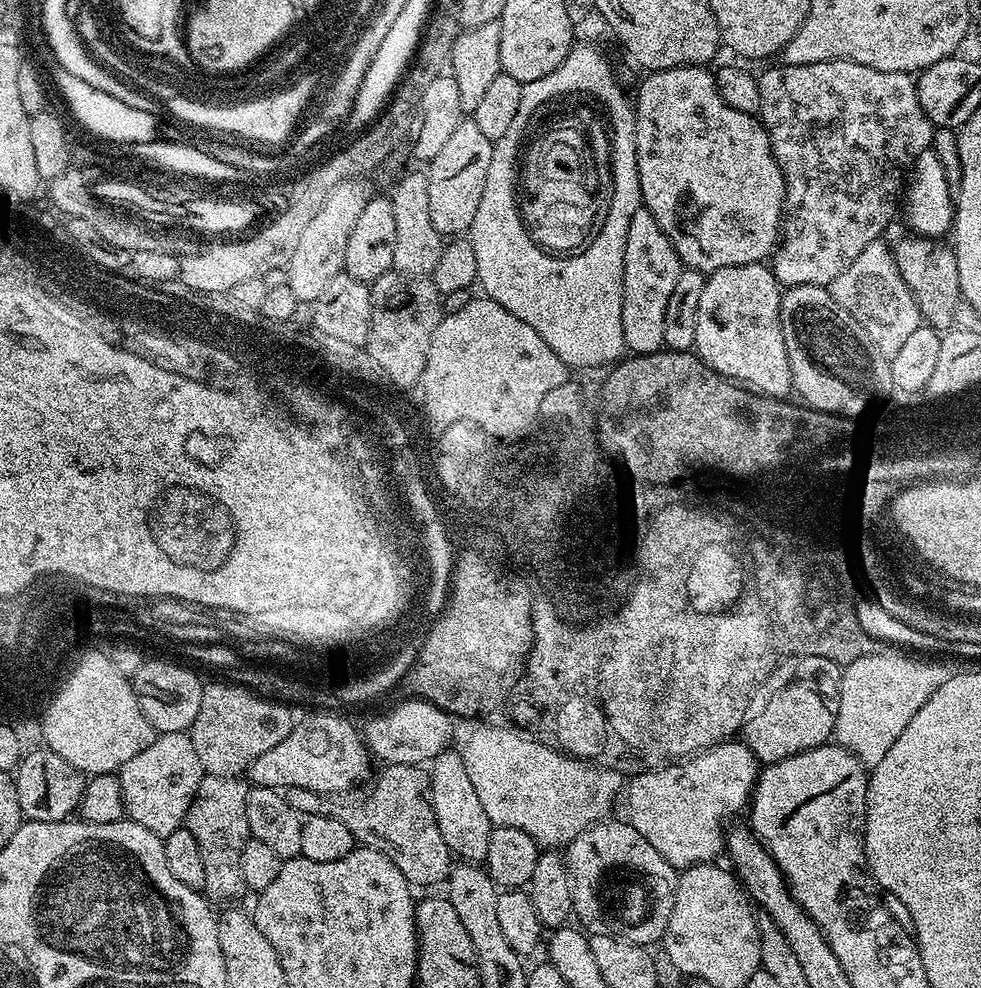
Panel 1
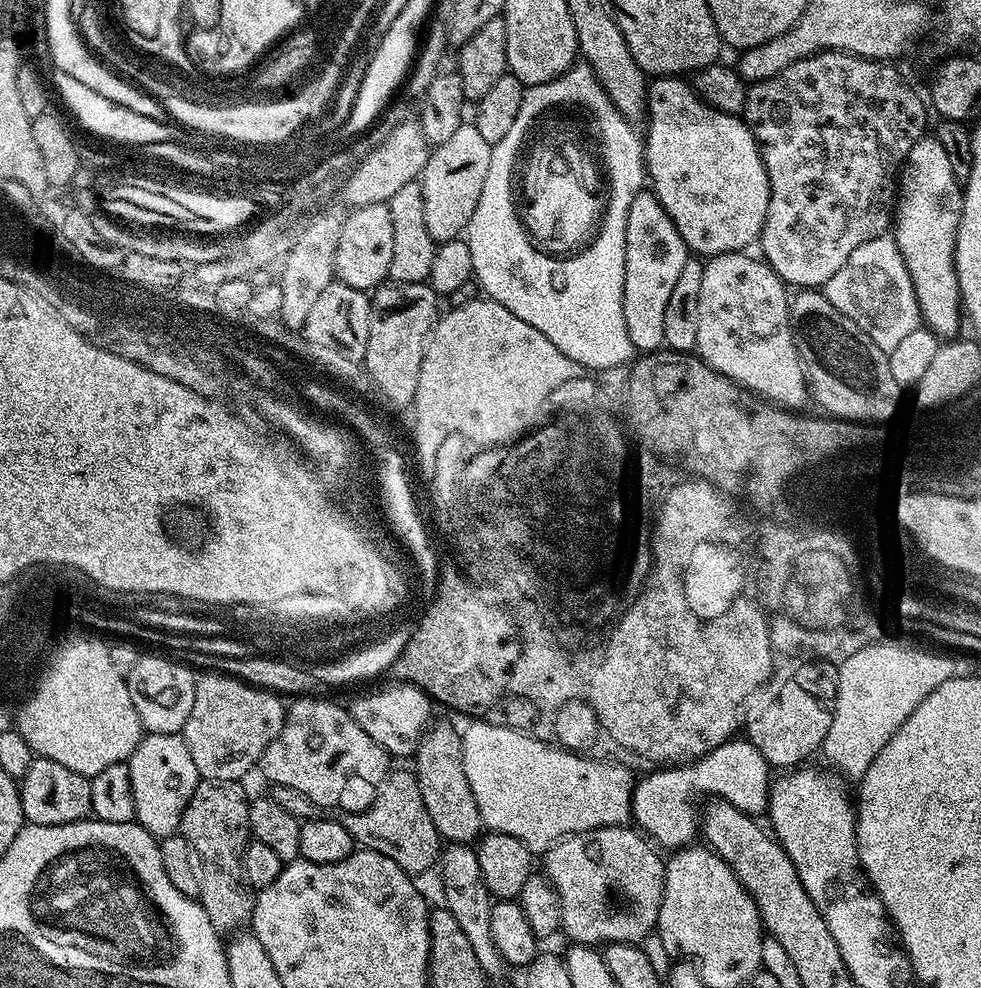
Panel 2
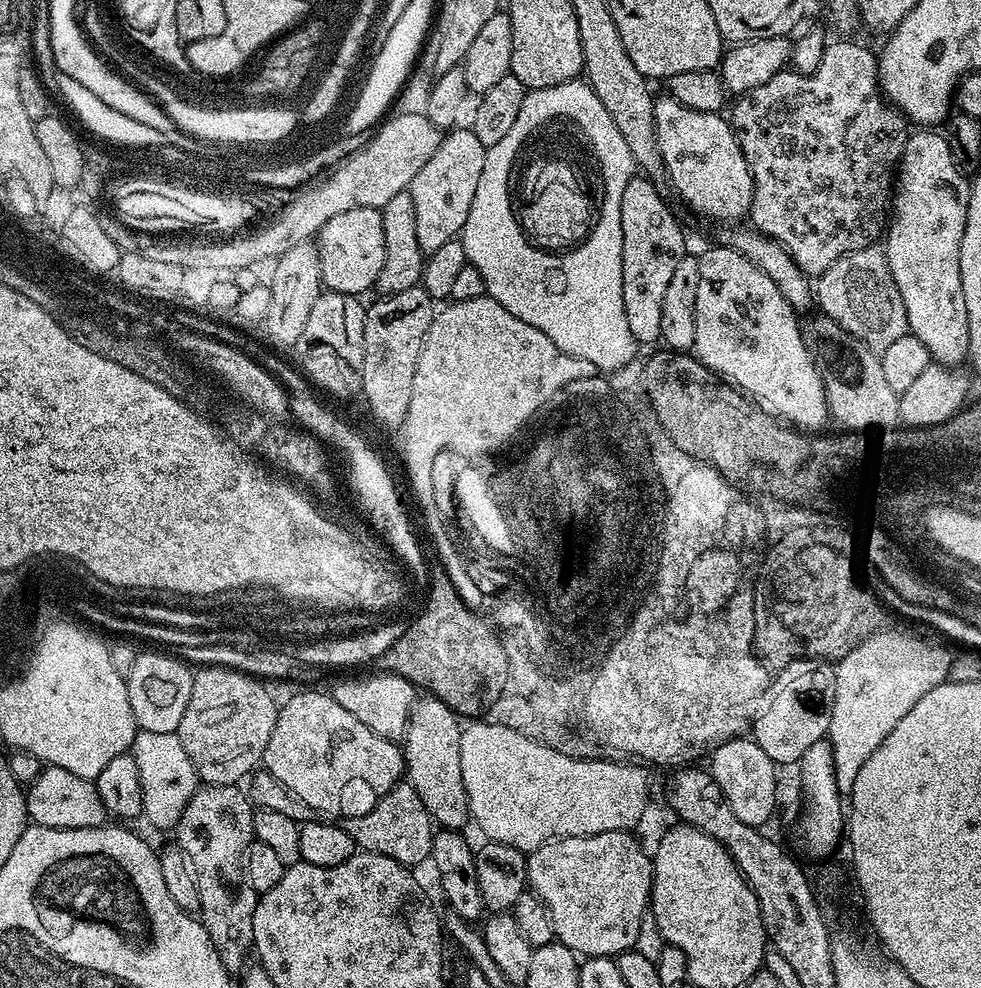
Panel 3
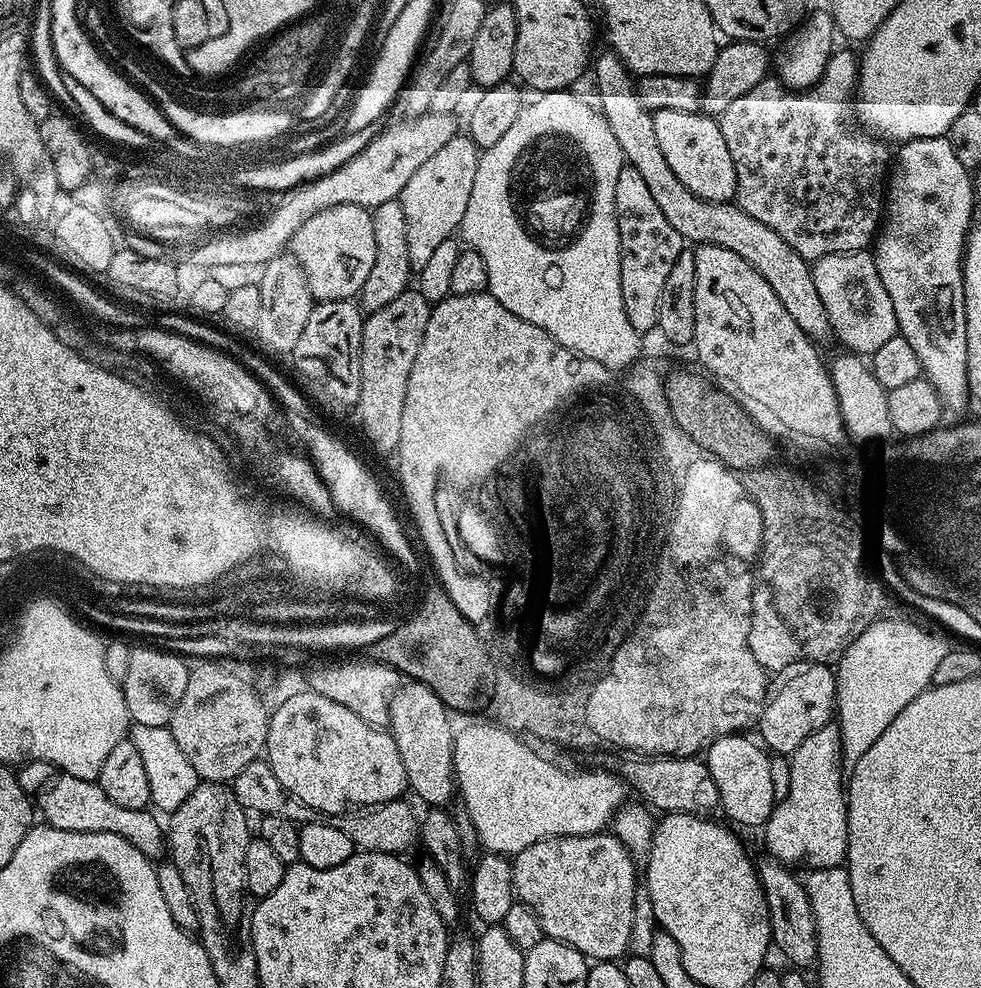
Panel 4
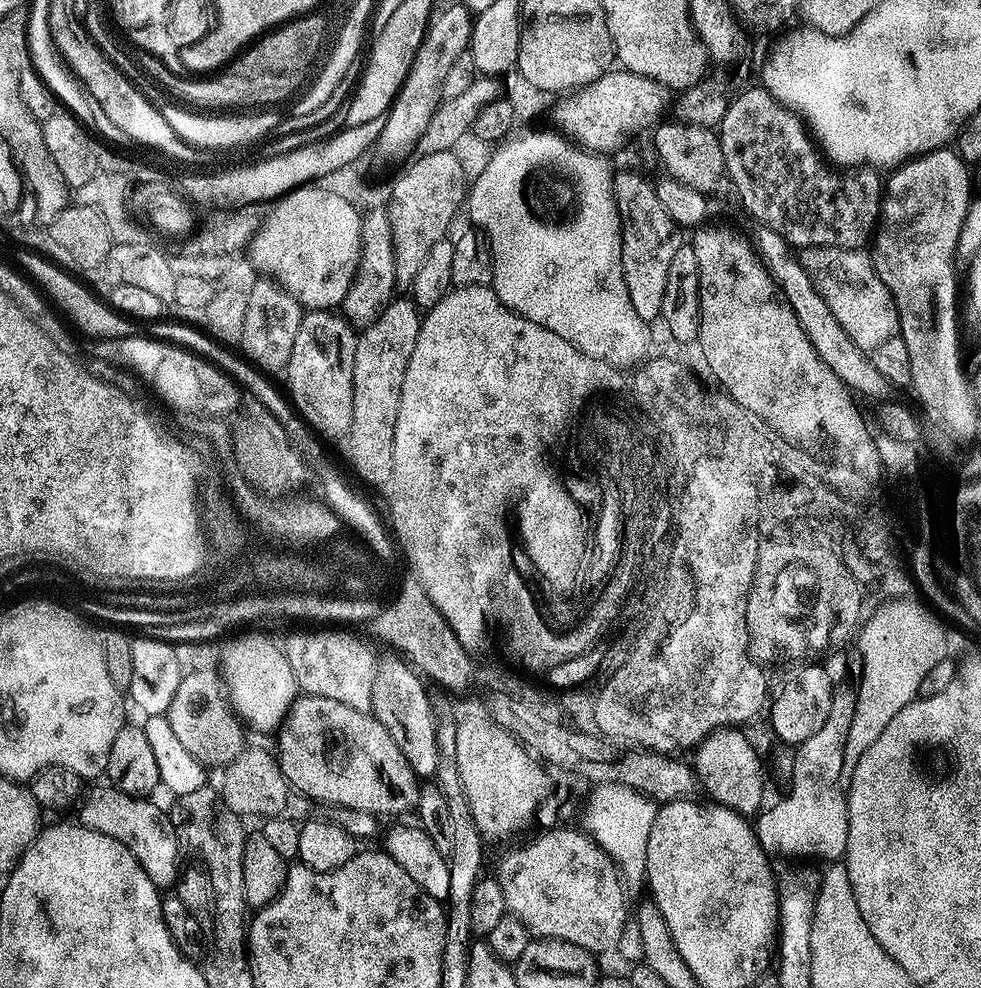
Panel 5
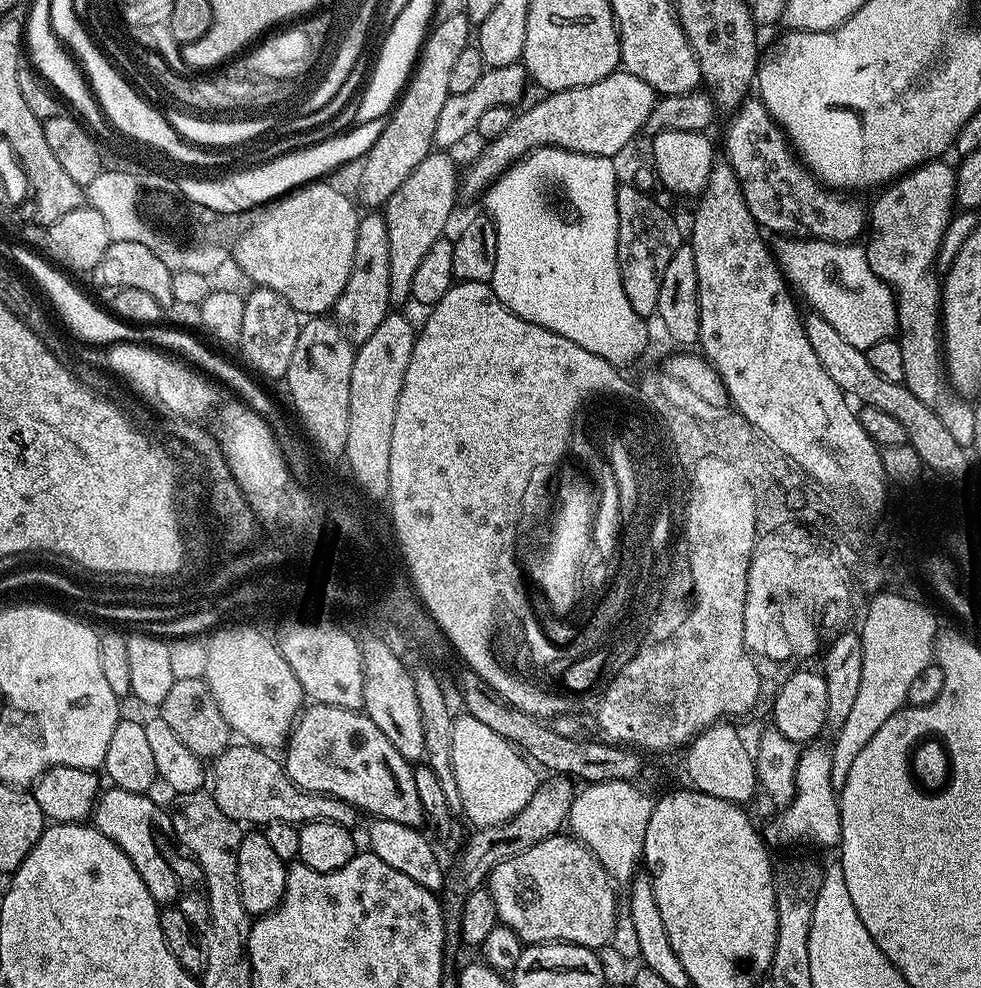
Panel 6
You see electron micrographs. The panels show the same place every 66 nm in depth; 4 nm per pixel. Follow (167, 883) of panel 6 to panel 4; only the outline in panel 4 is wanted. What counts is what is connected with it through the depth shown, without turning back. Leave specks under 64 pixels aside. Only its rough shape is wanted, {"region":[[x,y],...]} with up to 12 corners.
{"region":[[57,775],[43,823],[118,834],[156,858],[166,832],[148,810],[110,802],[96,780]]}

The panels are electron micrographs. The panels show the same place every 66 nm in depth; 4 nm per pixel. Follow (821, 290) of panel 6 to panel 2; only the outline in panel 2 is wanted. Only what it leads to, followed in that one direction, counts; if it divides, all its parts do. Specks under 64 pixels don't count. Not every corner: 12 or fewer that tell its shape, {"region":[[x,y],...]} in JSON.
{"region":[[892,234],[822,285],[885,354],[921,327]]}

